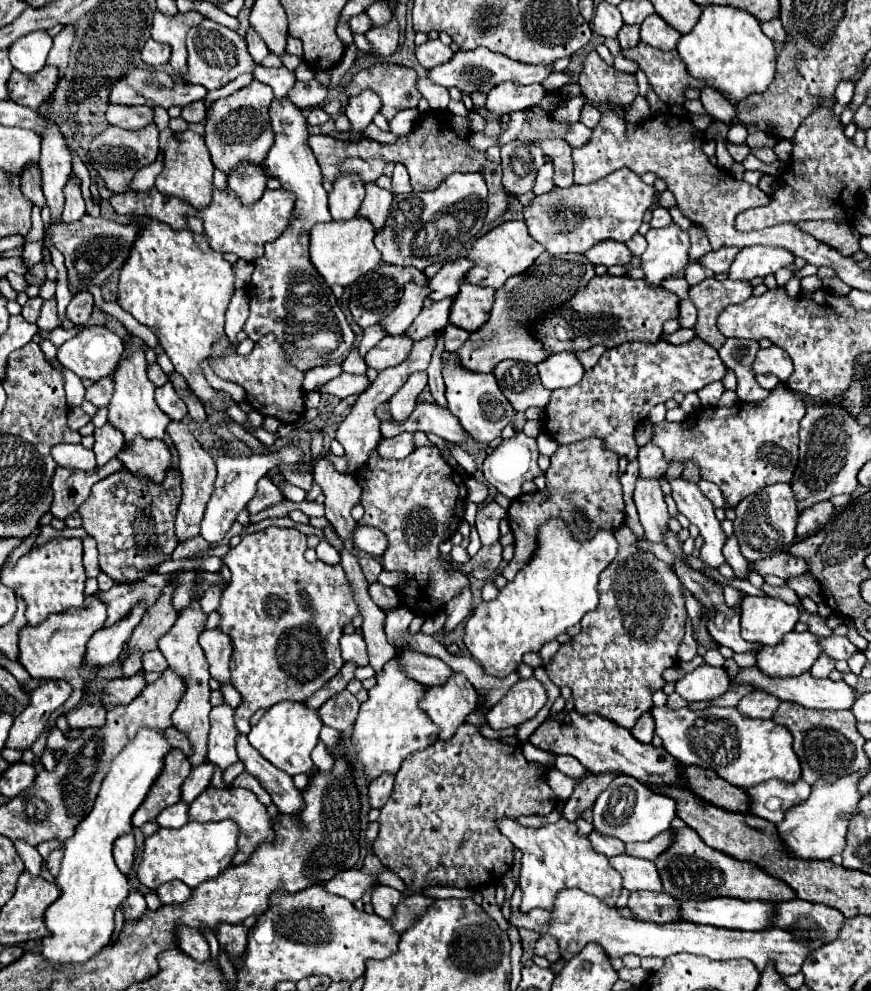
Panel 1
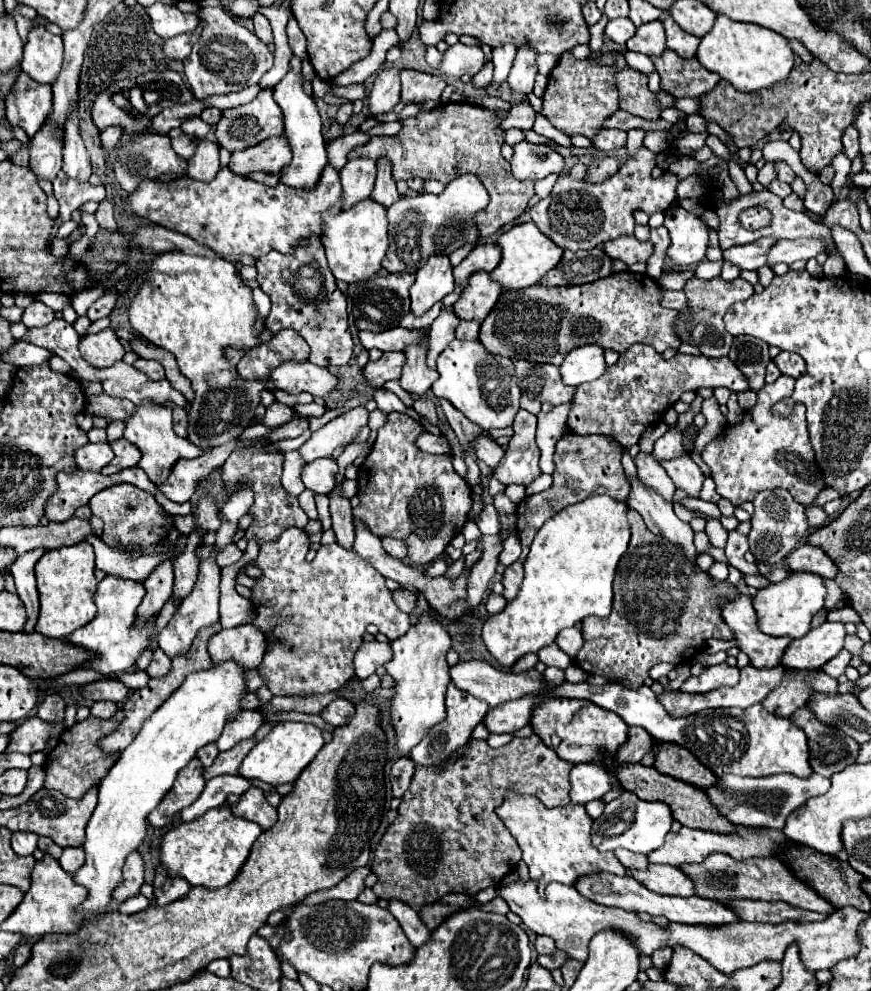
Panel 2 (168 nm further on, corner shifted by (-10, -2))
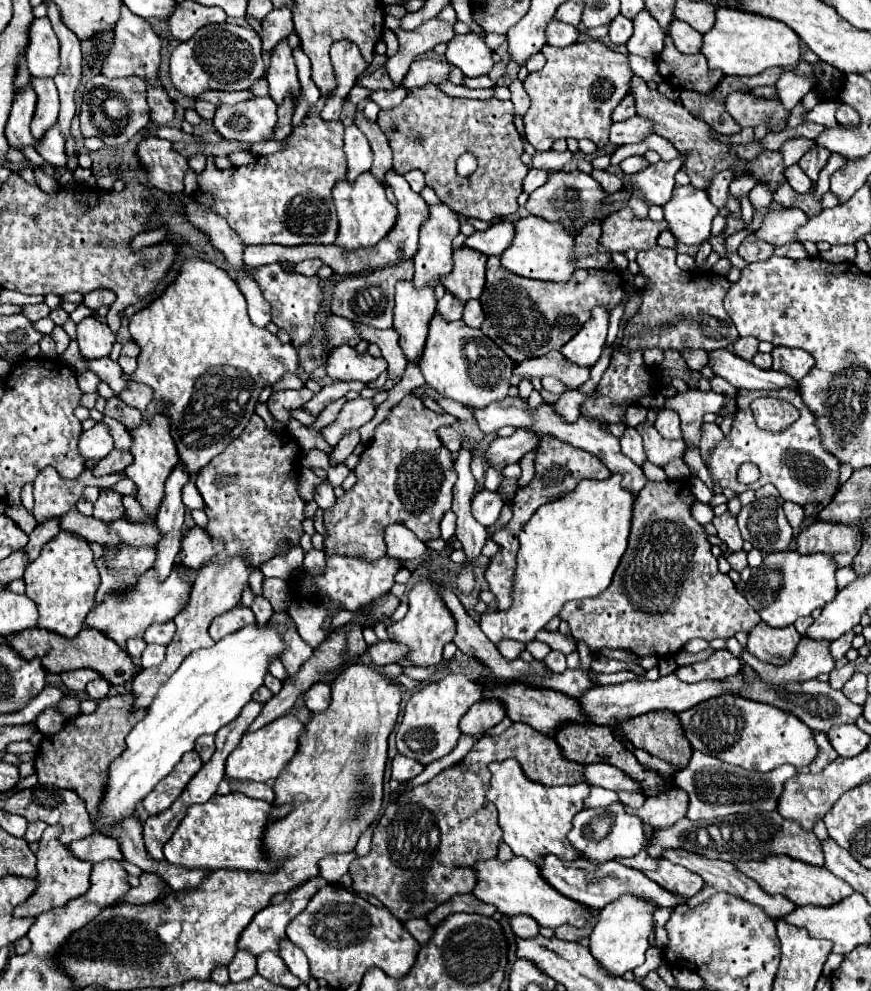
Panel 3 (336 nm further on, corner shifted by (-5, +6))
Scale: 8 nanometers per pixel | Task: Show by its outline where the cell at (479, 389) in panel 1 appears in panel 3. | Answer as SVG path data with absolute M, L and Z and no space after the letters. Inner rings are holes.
M434 315L418 367L426 385L436 389L440 395L472 409L484 409L488 403L508 397L514 361L500 347L496 347L492 339L484 337L480 329L472 329L464 321L448 323L440 315Z

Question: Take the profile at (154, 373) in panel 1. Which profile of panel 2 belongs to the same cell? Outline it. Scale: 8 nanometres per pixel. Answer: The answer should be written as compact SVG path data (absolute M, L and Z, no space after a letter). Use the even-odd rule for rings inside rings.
M137 359L137 361L133 363L133 367L135 367L135 369L139 369L139 371L143 371L145 375L149 375L149 379L153 379L153 381L161 381L161 379L165 377L165 371L163 371L161 363L157 363L157 361Z

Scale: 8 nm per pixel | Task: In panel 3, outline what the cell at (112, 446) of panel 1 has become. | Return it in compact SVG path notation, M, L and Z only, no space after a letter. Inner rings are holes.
M112 449L104 459L100 459L100 461L94 465L92 473L94 473L96 477L100 477L100 475L110 475L110 473L120 473L120 471L124 471L130 463L132 463L132 453L130 453L130 451Z

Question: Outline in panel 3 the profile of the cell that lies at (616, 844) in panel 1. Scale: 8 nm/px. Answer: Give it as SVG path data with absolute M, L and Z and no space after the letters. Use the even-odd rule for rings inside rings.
M640 851L638 855L634 857L624 857L624 859L618 859L622 865L628 865L632 869L638 869L638 871L648 871L648 869L656 869L656 861L646 853L646 851Z

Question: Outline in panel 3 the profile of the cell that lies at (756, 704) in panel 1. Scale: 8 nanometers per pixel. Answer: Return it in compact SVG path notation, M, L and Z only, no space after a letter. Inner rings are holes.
M802 639L792 655L792 661L784 665L768 665L752 657L748 651L742 653L742 659L760 675L766 685L784 687L788 683L802 683L820 673L830 673L834 669L834 659L828 651L828 641Z

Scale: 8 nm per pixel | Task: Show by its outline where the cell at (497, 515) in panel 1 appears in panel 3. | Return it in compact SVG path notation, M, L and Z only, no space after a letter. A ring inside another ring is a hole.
M488 489L478 491L472 499L472 515L484 527L490 527L498 521L502 507L504 507L504 501L500 499L500 495Z

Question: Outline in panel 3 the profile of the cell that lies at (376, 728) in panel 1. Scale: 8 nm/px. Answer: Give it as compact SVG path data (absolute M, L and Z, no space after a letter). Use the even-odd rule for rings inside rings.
M422 581L422 583L414 585L414 589L408 593L406 617L388 627L390 639L408 647L404 661L410 661L416 667L440 665L442 663L442 647L452 641L454 633L456 633L456 623L454 623L450 611L444 607L440 595L436 593L436 583L432 583L432 581Z

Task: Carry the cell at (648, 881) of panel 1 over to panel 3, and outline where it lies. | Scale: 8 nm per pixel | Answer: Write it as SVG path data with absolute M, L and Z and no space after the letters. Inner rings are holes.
M658 859L658 869L656 871L646 871L644 873L648 879L656 881L660 887L664 887L670 893L676 895L684 895L684 897L692 897L696 895L704 881L700 875L684 869L682 865L676 865L668 859Z

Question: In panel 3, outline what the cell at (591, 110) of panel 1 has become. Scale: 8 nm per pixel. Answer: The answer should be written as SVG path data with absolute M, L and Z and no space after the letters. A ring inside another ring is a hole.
M626 95L626 97L618 103L618 107L614 109L612 121L624 121L624 119L630 119L630 117L634 117L634 115L636 115L634 99L632 99L632 95Z

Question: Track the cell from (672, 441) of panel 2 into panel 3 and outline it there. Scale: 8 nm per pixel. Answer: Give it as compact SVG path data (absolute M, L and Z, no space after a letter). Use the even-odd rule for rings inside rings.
M662 409L658 413L658 419L654 423L656 431L664 437L664 439L682 439L682 431L680 431L680 419L674 411L670 409Z

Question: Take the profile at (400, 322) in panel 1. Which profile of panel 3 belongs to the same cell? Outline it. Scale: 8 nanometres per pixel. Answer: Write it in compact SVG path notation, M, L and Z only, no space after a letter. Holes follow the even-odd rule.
M446 205L430 207L430 217L420 229L420 249L414 257L414 287L434 287L452 271L452 241L460 233L456 213Z

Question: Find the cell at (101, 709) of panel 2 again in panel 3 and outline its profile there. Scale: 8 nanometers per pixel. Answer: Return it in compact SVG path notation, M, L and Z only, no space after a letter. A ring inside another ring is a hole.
M96 679L96 681L88 683L88 687L86 687L86 693L88 693L88 697L90 697L90 699L96 699L96 701L100 701L100 699L108 697L108 687L110 687L110 685L108 685L104 679Z

